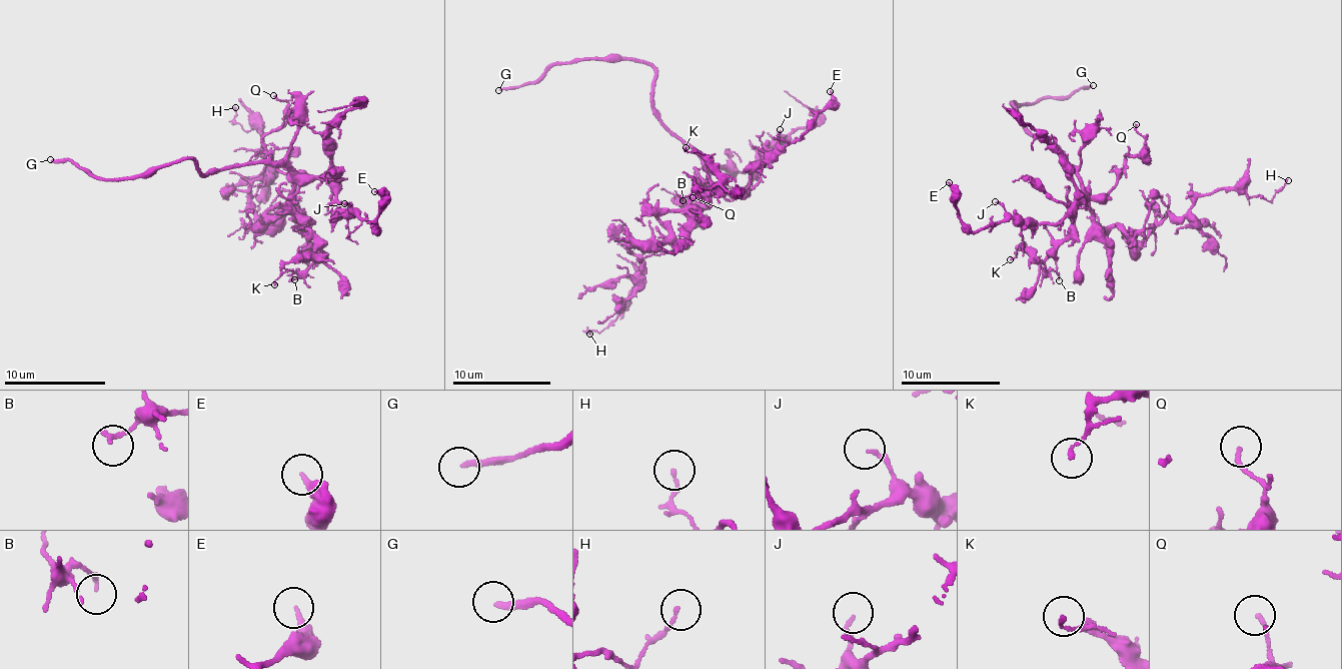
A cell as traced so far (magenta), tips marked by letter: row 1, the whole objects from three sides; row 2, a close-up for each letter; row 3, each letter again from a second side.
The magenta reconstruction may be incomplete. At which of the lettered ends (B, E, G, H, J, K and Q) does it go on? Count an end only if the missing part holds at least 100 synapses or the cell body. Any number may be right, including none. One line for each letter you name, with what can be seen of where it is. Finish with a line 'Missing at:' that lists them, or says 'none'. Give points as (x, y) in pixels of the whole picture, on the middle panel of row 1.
G: (498, 90)
Missing at: G

